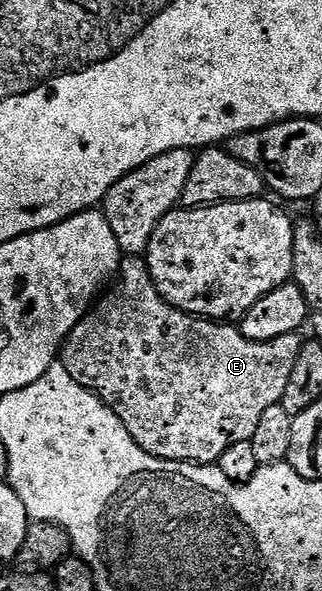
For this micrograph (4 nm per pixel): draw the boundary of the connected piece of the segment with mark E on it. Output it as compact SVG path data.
M125 256L122 257L119 277L116 279L115 285L94 305L81 323L69 333L69 339L65 341L65 345L59 351L59 362L60 365L67 368L67 372L71 372L71 376L80 386L94 391L97 397L111 408L111 412L115 412L115 416L119 416L119 420L123 420L123 428L127 428L127 432L131 432L135 444L139 444L139 448L143 448L143 452L168 462L213 464L221 459L223 452L227 452L227 448L231 448L231 444L250 441L255 427L259 425L259 416L263 416L263 412L267 412L267 408L280 403L283 391L287 388L287 380L295 368L295 360L299 360L303 341L302 335L296 333L279 336L279 340L271 340L270 342L248 342L236 325L225 325L229 324L198 318L191 314L185 314L182 310L176 310L166 298L161 297L156 284L153 283L153 277L149 274L148 265L140 257Z

